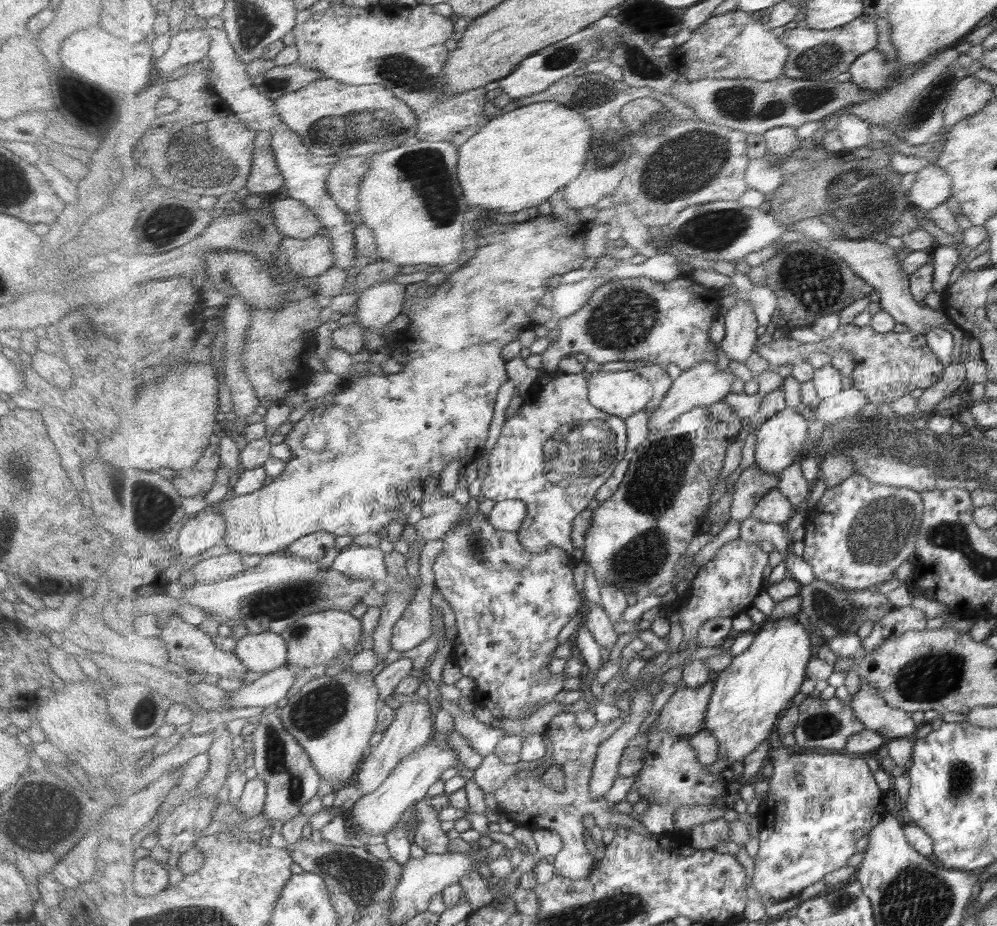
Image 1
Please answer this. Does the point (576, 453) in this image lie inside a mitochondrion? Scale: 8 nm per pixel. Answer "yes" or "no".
yes

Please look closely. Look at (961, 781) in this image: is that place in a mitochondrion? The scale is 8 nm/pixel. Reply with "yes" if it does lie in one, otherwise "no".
yes

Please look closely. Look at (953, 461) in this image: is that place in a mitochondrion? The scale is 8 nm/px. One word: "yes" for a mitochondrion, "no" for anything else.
yes

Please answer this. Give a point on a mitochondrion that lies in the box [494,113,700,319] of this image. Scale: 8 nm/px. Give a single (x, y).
(608, 152)

